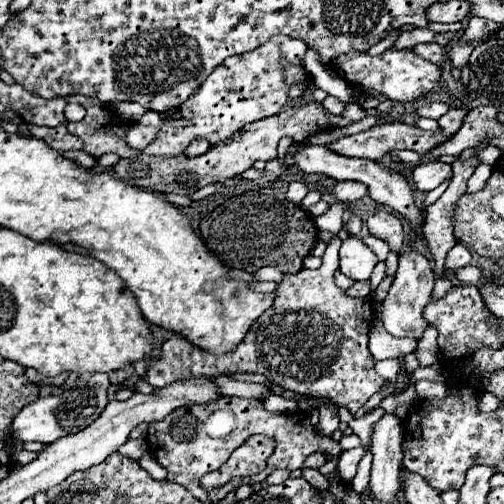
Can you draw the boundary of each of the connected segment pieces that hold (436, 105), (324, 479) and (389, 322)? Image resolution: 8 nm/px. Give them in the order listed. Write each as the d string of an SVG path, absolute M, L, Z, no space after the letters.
M430 102L422 105L416 111L420 117L438 120L450 109L445 102Z
M303 469L303 477L315 487L315 489L319 489L319 491L329 491L329 477L327 475L323 475L319 469Z
M407 251L399 255L399 269L395 273L393 285L383 301L383 315L381 321L385 329L395 337L413 337L419 339L423 335L423 329L427 327L427 321L423 319L423 309L431 299L433 291L433 271L429 265L429 259L417 251Z

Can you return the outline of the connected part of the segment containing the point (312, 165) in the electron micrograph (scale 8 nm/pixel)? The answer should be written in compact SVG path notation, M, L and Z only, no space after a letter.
M291 143L287 155L291 155L293 165L295 165L301 173L307 173L307 175L311 175L311 173L321 173L321 175L327 175L327 177L335 177L335 179L339 179L339 181L351 179L351 181L361 181L361 183L365 183L365 185L369 187L369 195L371 195L375 201L379 201L379 203L383 203L383 205L399 211L403 217L409 219L411 227L413 227L417 233L421 233L421 223L423 223L423 221L421 221L421 211L415 207L415 203L413 203L413 191L411 191L407 179L405 179L401 173L393 173L393 171L389 171L389 169L383 169L381 165L377 165L377 163L371 161L371 159L341 157L341 155L337 155L337 153L321 147L321 145L309 145L309 143L307 143L307 145L305 145L305 143Z

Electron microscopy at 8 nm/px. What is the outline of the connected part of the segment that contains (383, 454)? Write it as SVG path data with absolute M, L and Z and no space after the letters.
M383 413L383 417L373 425L371 435L371 453L373 453L373 469L371 469L371 493L377 501L397 503L397 495L401 493L401 459L403 459L403 439L405 427L397 413Z

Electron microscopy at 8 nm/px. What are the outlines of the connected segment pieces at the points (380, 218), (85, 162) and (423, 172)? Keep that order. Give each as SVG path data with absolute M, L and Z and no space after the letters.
M387 209L375 211L369 219L367 219L367 229L369 235L375 235L379 239L383 239L391 251L399 251L401 243L403 243L403 227L401 221Z
M67 151L67 153L63 153L63 155L65 155L67 159L79 163L81 167L89 167L89 169L93 169L93 167L97 165L97 157L89 155L87 151Z
M433 161L433 163L425 163L413 169L413 181L415 187L419 191L429 191L435 189L443 179L451 177L451 165L441 163L441 161Z

